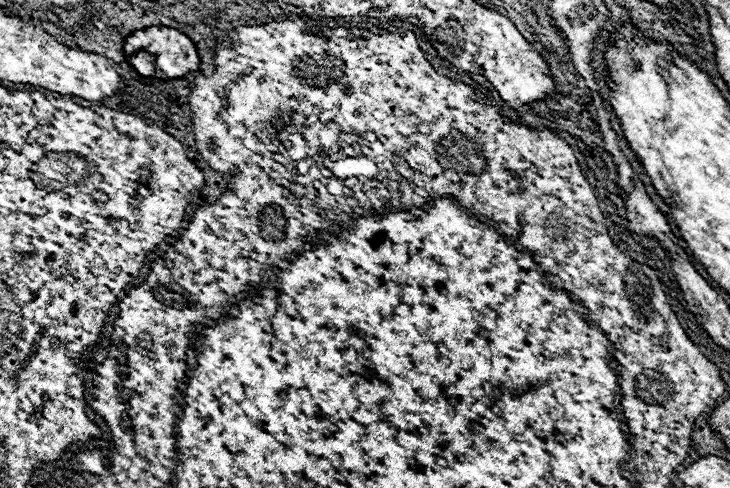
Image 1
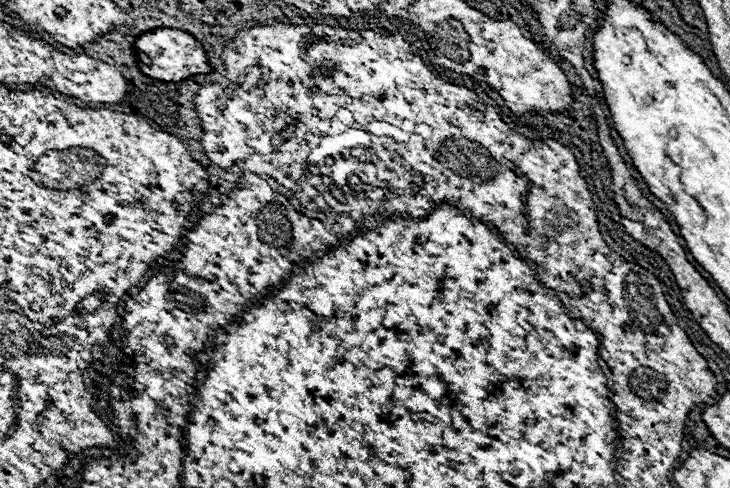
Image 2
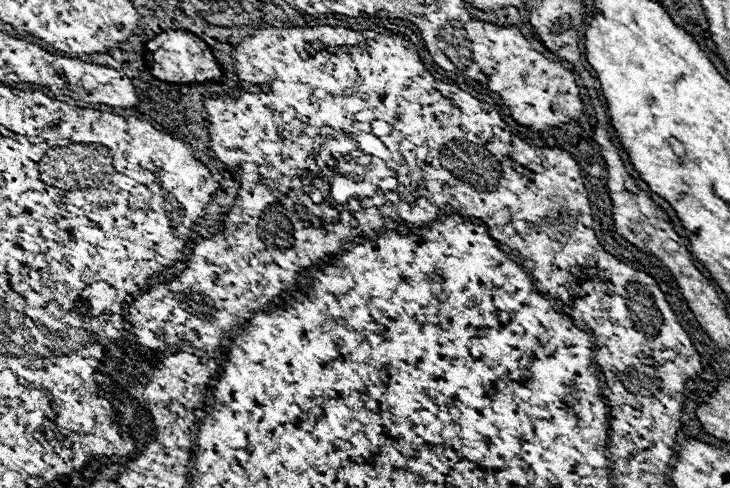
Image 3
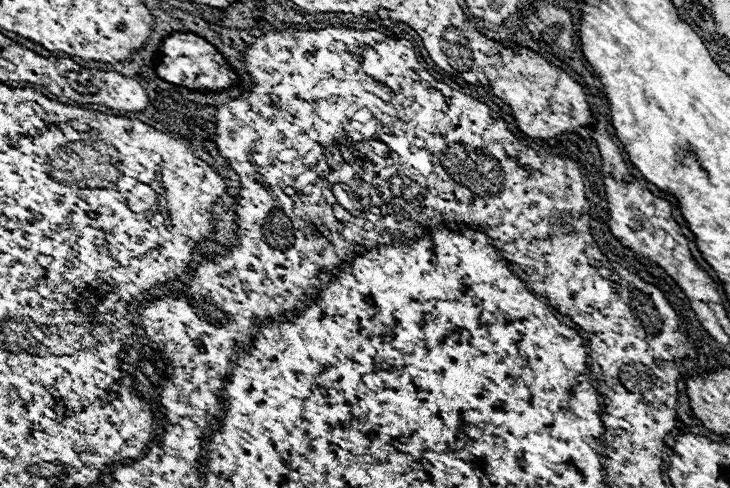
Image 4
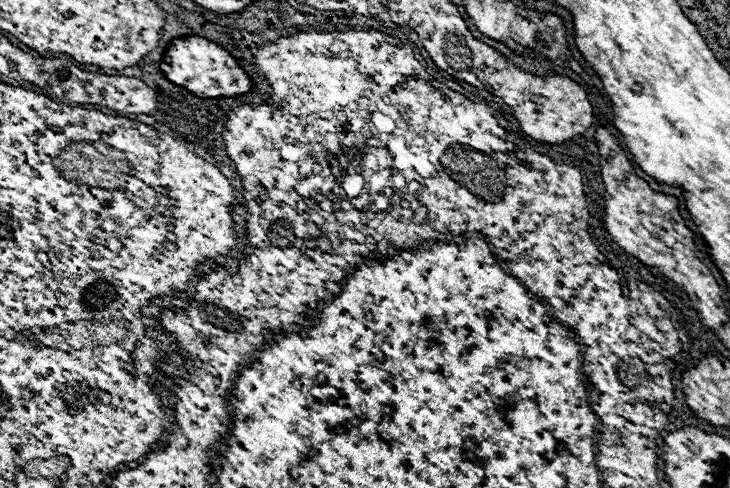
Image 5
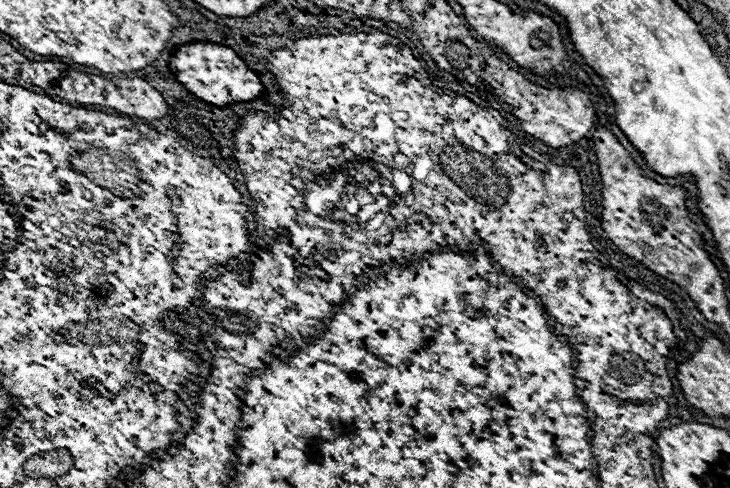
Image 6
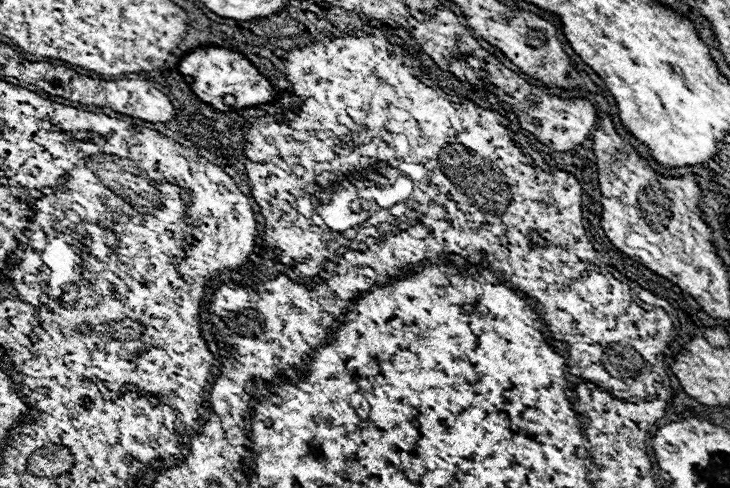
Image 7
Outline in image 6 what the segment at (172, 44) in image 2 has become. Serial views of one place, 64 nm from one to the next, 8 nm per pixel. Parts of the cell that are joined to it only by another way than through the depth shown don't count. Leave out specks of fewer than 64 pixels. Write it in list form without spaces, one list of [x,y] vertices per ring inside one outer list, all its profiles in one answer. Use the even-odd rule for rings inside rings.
[[[196,40],[190,44],[178,46],[176,52],[170,56],[168,68],[174,74],[174,78],[182,86],[186,86],[194,96],[220,108],[232,102],[248,102],[248,100],[260,98],[264,92],[260,78],[244,64],[244,60],[236,56],[234,50],[220,44],[212,44],[212,42]]]

